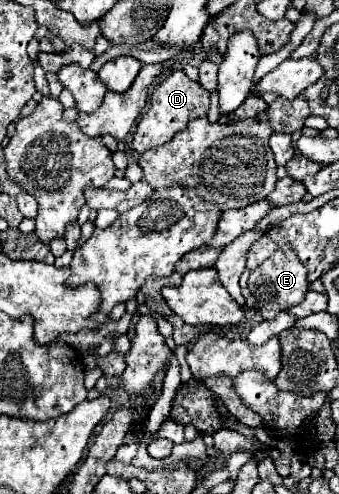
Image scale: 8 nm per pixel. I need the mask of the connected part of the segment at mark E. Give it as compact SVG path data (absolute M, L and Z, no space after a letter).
M284 245L265 259L249 277L249 291L257 299L257 307L263 315L263 319L273 319L279 311L285 311L293 305L299 305L309 289L307 281L307 269L305 265L295 257L295 252L290 245Z

